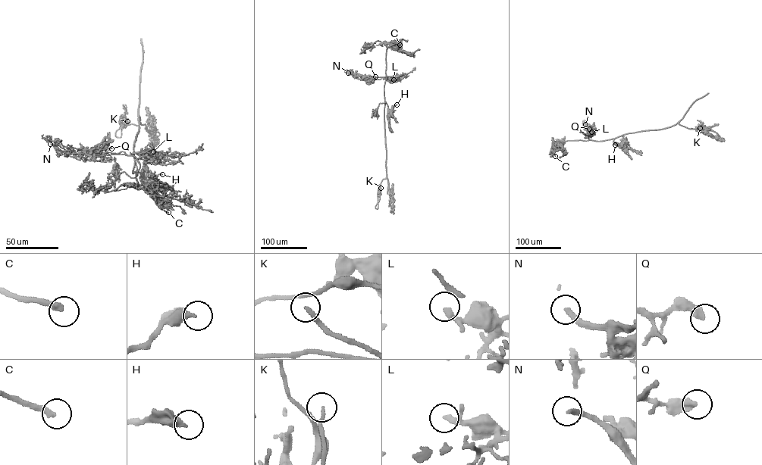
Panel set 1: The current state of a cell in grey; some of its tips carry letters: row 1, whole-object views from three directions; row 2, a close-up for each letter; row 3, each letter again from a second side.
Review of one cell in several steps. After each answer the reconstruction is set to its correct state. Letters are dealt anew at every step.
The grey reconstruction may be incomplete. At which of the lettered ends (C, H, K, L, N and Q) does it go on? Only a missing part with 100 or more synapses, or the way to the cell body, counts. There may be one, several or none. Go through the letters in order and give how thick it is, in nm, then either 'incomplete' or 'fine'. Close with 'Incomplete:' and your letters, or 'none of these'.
C: 300 nm | incomplete
H: 360 nm | fine
K: 90 nm | incomplete
L: 190 nm | fine
N: 260 nm | incomplete
Q: 400 nm | fine
Incomplete: C, K, N

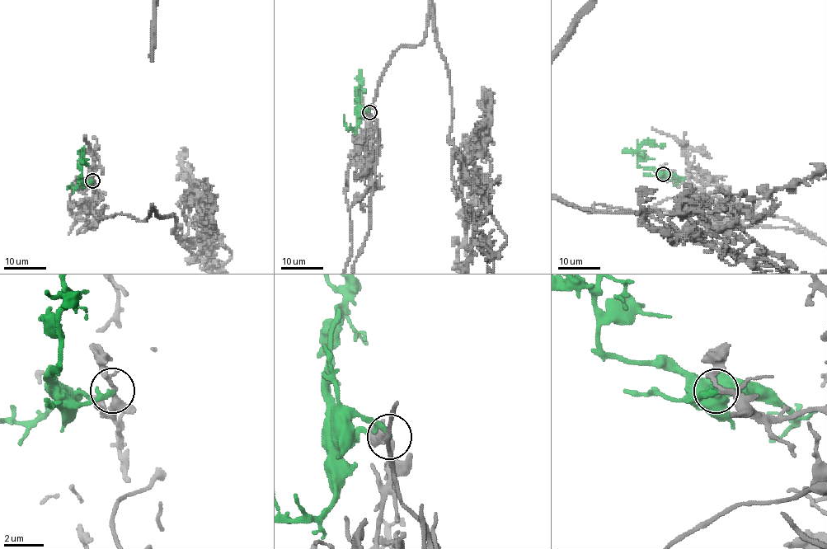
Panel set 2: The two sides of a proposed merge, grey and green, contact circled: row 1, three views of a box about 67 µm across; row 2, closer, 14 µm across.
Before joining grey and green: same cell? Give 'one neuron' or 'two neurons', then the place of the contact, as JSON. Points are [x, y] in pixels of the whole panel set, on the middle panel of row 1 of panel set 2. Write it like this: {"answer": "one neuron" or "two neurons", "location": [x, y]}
{"answer": "one neuron", "location": [369, 112]}

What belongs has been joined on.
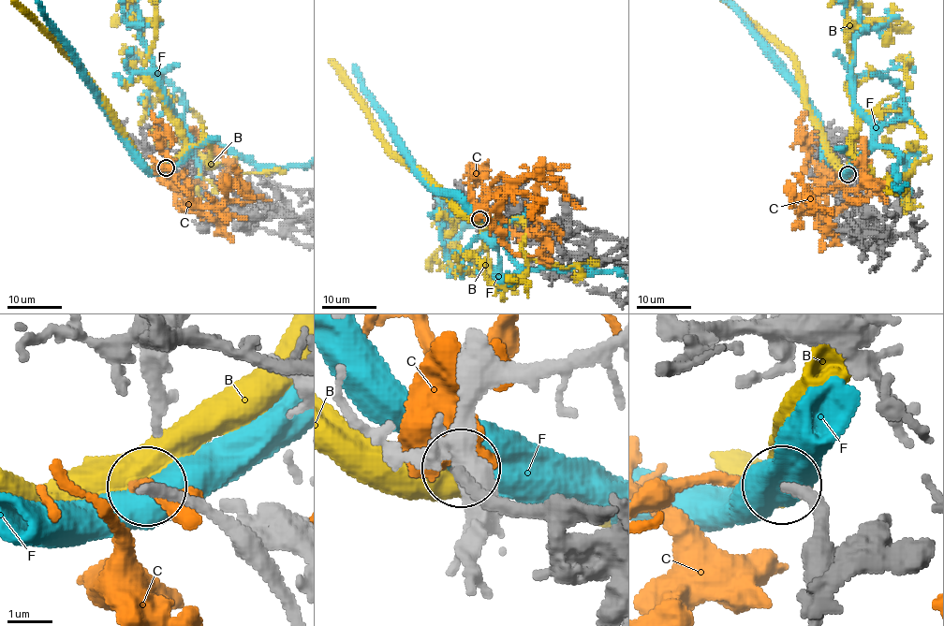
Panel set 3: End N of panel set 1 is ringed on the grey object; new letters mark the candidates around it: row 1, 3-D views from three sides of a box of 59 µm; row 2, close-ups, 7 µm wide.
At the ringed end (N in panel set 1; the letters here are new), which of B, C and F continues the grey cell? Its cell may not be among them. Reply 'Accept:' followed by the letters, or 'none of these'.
Accept: C

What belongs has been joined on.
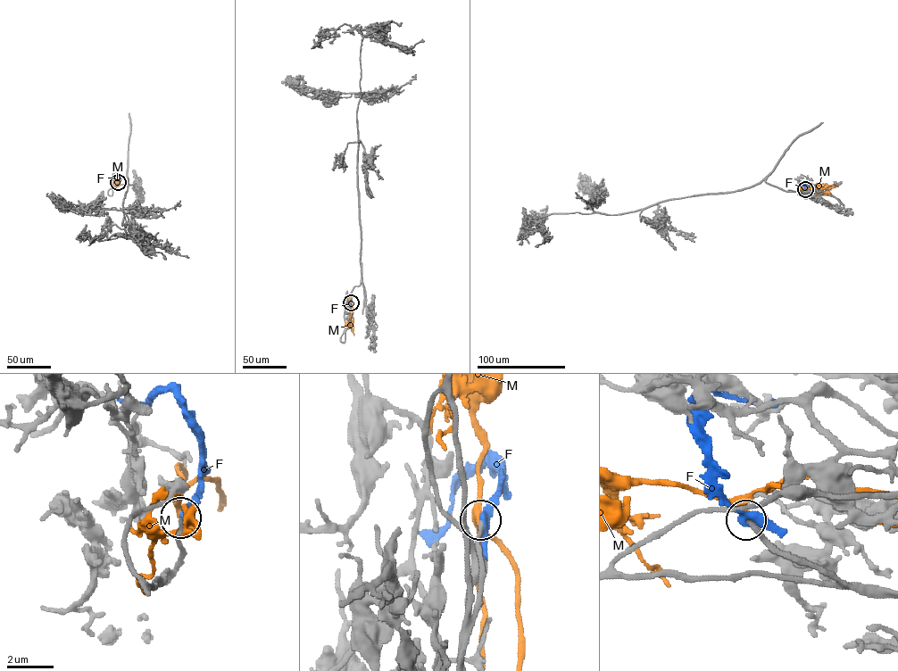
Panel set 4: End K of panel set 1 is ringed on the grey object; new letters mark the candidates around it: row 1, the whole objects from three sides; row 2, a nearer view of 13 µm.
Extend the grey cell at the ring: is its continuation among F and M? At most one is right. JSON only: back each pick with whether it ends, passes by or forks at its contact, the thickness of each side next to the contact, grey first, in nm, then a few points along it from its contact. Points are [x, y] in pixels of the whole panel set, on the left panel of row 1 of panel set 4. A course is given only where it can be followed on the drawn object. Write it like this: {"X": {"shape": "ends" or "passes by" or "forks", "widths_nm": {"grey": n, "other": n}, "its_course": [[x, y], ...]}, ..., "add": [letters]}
{"M": {"shape": "passes by", "widths_nm": {"grey": 100, "other": 190}}, "add": ["M"]}

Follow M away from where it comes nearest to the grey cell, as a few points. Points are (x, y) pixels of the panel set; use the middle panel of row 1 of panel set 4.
M: (351, 303), (349, 324), (353, 335)

